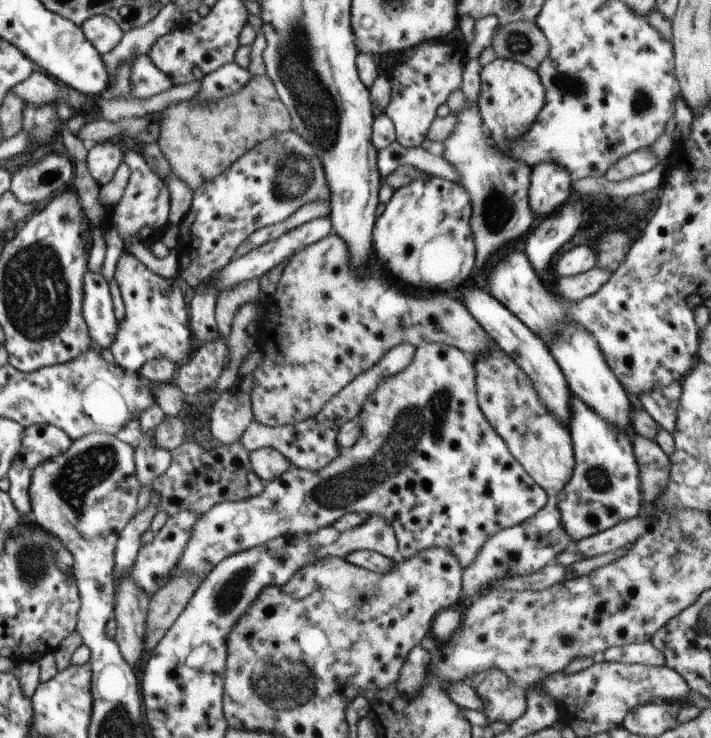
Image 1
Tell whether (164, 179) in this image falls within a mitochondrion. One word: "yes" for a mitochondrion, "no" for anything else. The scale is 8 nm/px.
no

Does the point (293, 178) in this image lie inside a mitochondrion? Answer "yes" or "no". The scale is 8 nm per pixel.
yes

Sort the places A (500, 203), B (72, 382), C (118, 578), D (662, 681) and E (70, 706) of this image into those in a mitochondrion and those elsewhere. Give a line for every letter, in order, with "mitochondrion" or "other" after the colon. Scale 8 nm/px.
A: mitochondrion
B: mitochondrion
C: other
D: other
E: other

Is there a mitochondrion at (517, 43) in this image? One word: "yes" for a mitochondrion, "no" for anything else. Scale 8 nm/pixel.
yes

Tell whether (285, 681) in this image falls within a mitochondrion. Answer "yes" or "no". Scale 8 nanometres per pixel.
yes

